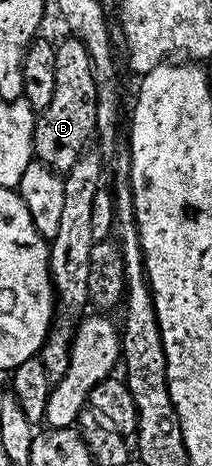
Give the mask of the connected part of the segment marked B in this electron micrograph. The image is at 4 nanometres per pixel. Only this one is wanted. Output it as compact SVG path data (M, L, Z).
M68 37L61 46L55 47L54 96L50 96L50 104L46 104L46 108L36 114L36 127L32 133L35 157L57 172L67 172L74 168L89 145L88 137L93 137L96 128L95 86L91 78L94 59L78 37Z

